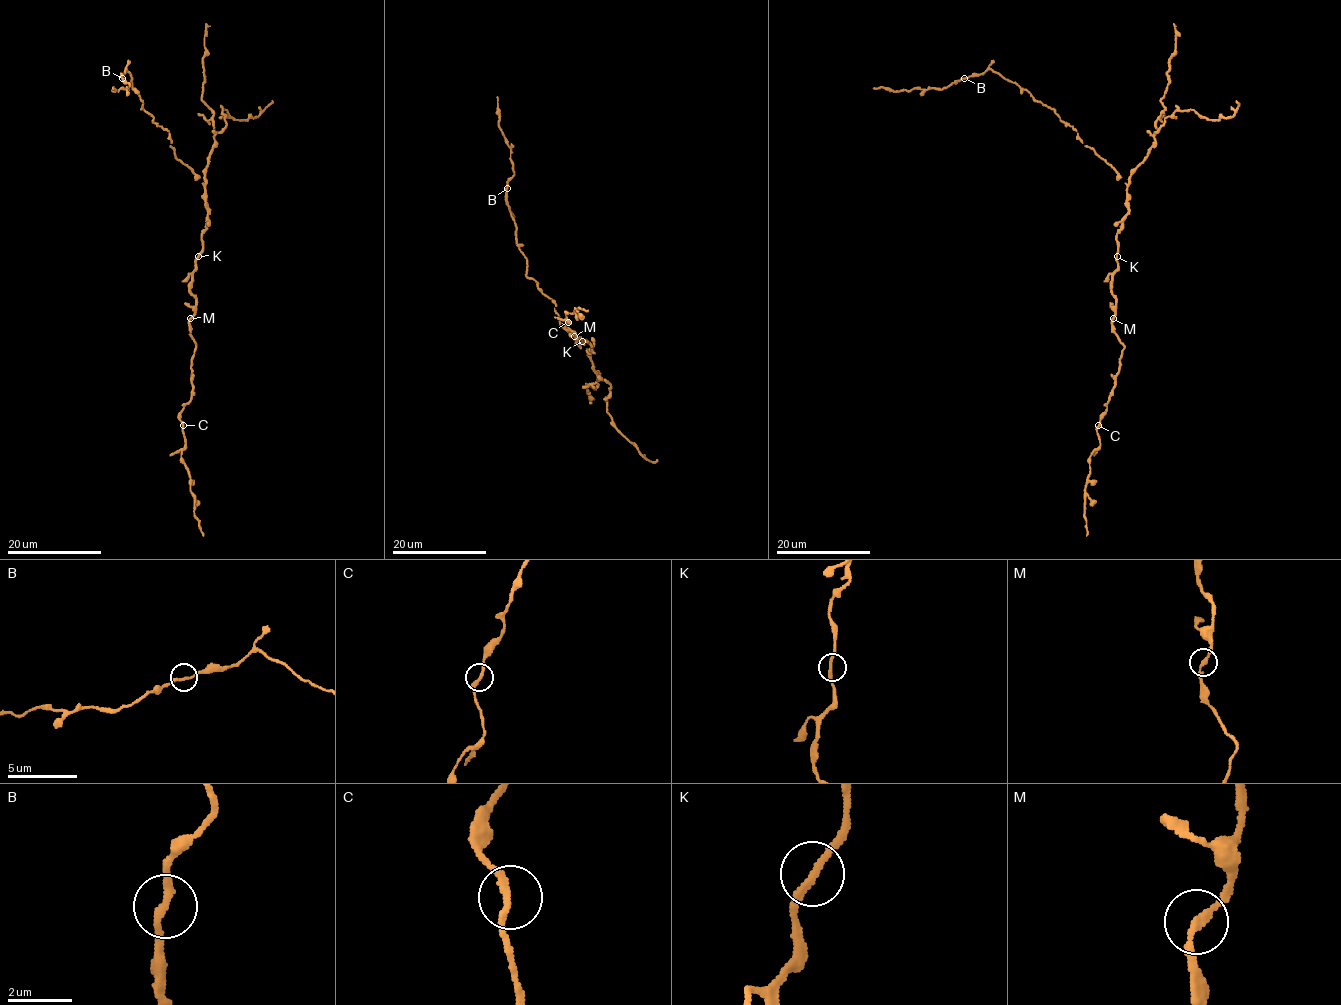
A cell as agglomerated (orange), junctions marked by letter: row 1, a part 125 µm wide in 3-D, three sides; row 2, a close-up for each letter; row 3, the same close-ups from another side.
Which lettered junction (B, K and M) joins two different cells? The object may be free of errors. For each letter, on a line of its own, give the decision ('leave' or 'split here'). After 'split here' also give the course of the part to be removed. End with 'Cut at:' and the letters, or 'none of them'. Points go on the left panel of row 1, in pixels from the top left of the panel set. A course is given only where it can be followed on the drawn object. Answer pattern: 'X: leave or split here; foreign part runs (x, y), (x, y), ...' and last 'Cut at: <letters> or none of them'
B: leave
K: leave
M: leave
Cut at: none of them

